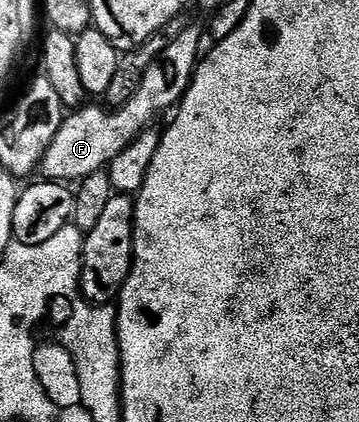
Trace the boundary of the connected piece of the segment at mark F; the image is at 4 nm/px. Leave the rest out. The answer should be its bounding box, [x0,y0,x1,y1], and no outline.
[40,25,203,181]

